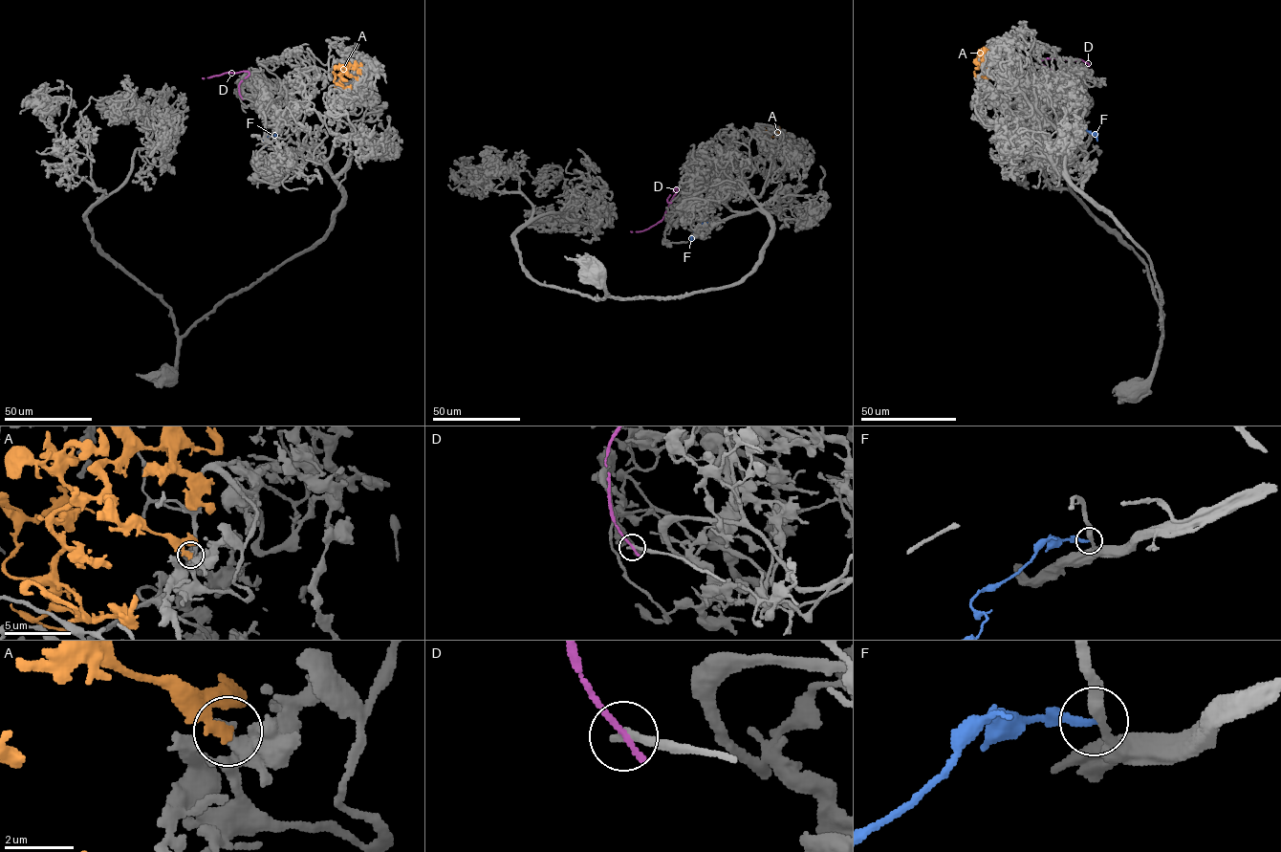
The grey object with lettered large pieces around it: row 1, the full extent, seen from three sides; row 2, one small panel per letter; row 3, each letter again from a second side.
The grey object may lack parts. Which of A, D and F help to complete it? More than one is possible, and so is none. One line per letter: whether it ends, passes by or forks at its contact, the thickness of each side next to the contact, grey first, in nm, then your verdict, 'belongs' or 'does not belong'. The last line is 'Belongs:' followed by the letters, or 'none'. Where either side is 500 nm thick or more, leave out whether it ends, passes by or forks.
A: calibres 550 and 360 nm; belongs
D: it ends; calibres 320 and 200 nm; does not belong
F: it ends; calibres 240 and 200 nm; does not belong
Belongs: A

